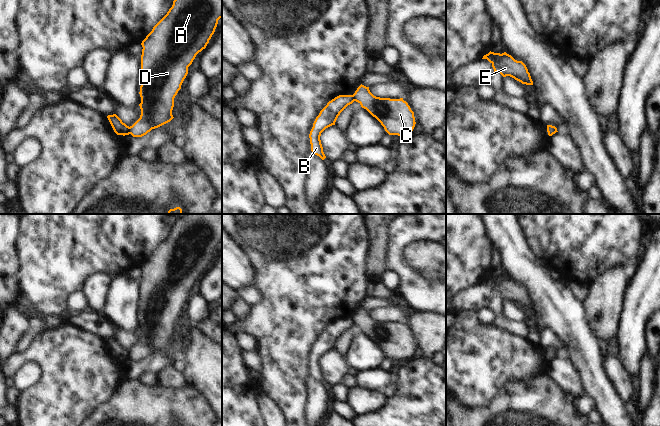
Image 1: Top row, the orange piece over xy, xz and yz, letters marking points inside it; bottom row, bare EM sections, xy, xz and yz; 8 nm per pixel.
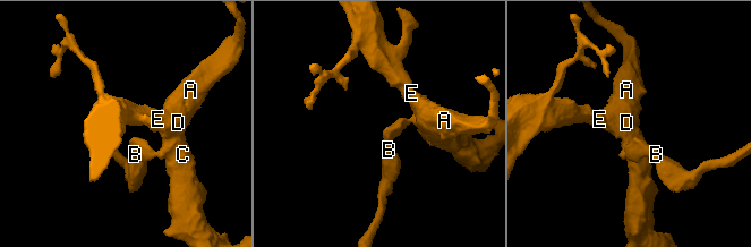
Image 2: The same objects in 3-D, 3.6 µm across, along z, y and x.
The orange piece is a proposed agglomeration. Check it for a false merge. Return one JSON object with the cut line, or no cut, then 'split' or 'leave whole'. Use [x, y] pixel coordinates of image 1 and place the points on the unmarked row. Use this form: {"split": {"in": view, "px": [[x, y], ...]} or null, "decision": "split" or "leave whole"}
{"split": {"in": "xy", "px": [[129, 351], [130, 357]]}, "decision": "split"}

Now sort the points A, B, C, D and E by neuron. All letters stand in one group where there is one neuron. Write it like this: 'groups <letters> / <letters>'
groups A C D E / B

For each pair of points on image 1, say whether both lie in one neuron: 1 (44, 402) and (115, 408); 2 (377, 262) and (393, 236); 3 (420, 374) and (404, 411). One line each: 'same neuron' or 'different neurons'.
1: different neurons
2: different neurons
3: same neuron

